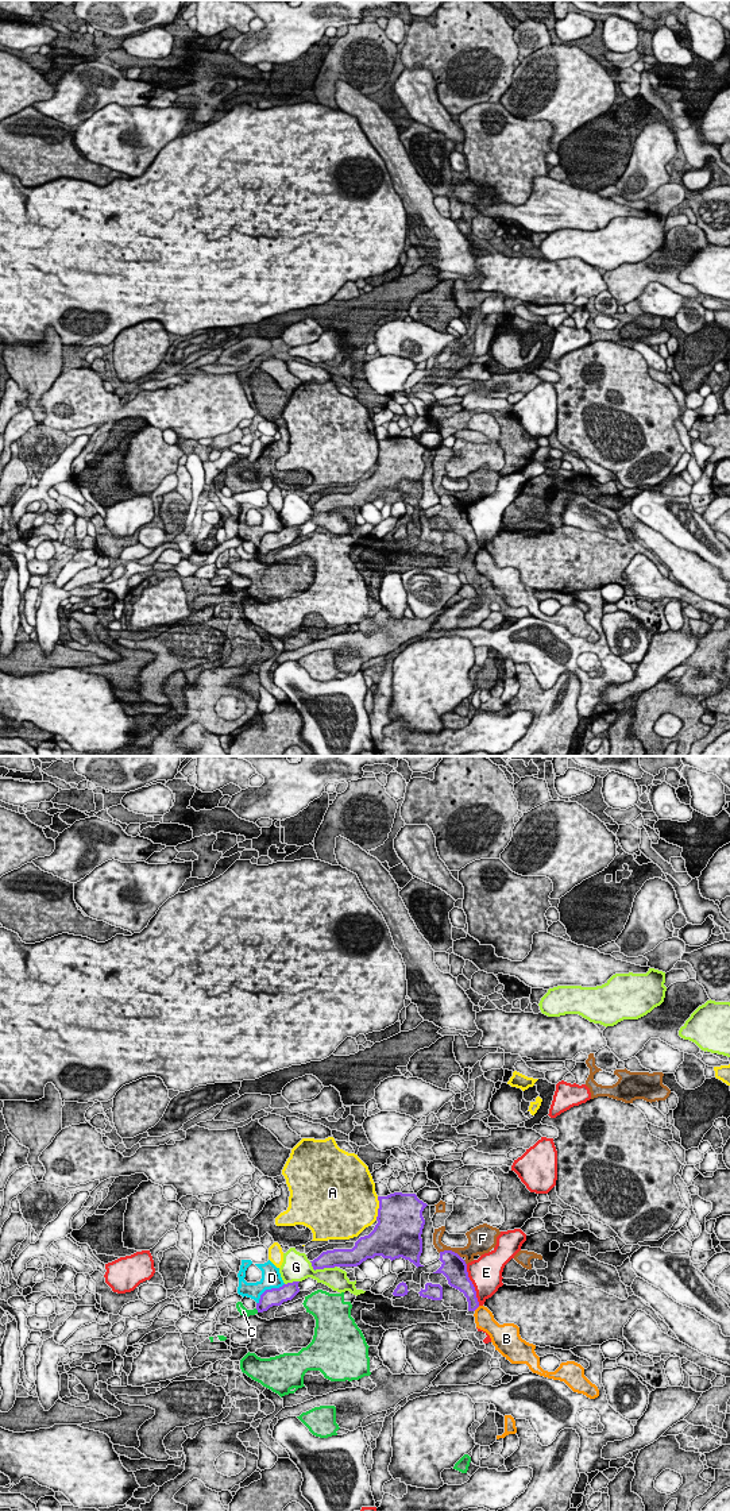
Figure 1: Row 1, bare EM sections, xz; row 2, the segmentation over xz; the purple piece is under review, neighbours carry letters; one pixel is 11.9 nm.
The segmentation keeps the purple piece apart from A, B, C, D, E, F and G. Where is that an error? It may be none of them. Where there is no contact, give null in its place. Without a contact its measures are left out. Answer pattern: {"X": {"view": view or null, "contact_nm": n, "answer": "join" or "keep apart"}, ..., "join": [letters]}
{"A": {"view": "xz", "contact_nm": 280, "answer": "keep apart"}, "B": {"view": "xz", "contact_nm": 100, "answer": "keep apart"}, "C": {"view": "xz", "contact_nm": 60, "answer": "keep apart"}, "D": {"view": "xz", "contact_nm": 420, "answer": "keep apart"}, "E": {"view": "xz", "contact_nm": 500, "answer": "keep apart"}, "F": {"view": "xz", "contact_nm": 280, "answer": "keep apart"}, "G": {"view": "xz", "contact_nm": 340, "answer": "keep apart"}, "join": []}

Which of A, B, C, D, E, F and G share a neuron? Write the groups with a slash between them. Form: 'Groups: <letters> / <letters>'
Groups: A / B / C / D F / E / G

